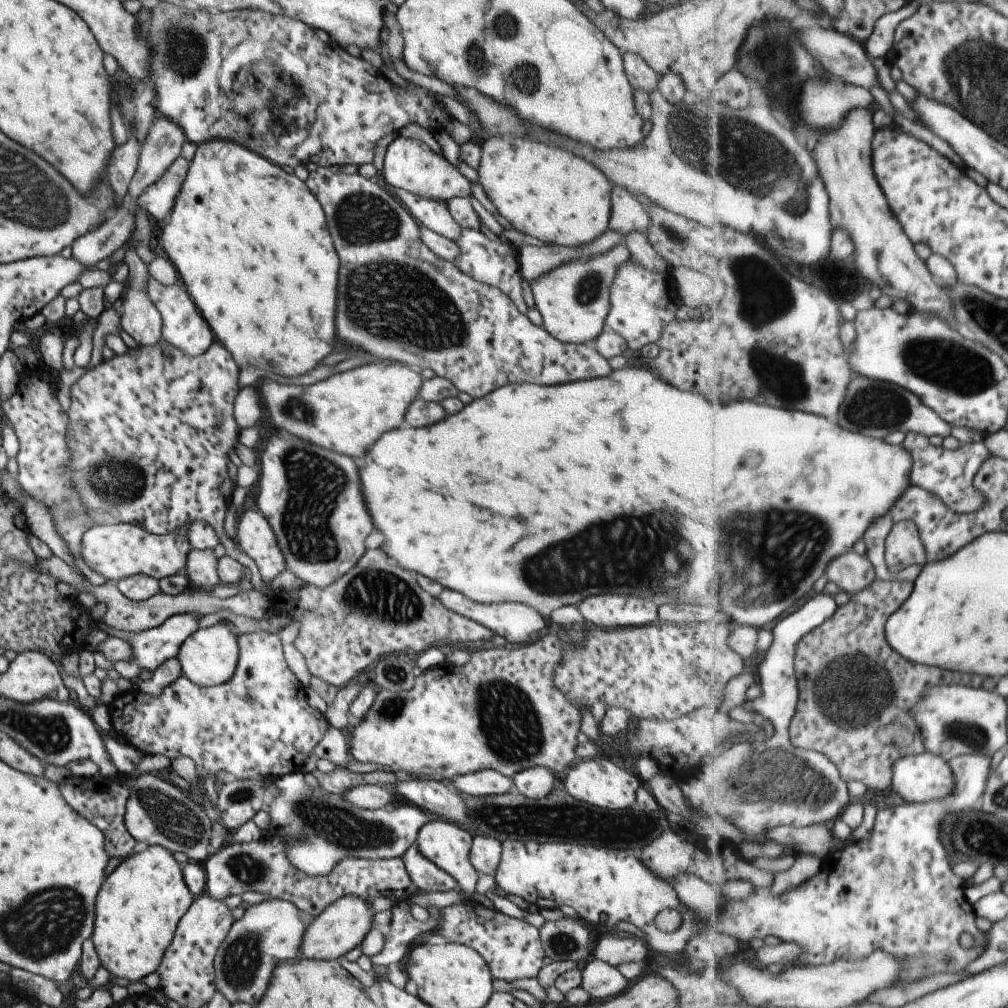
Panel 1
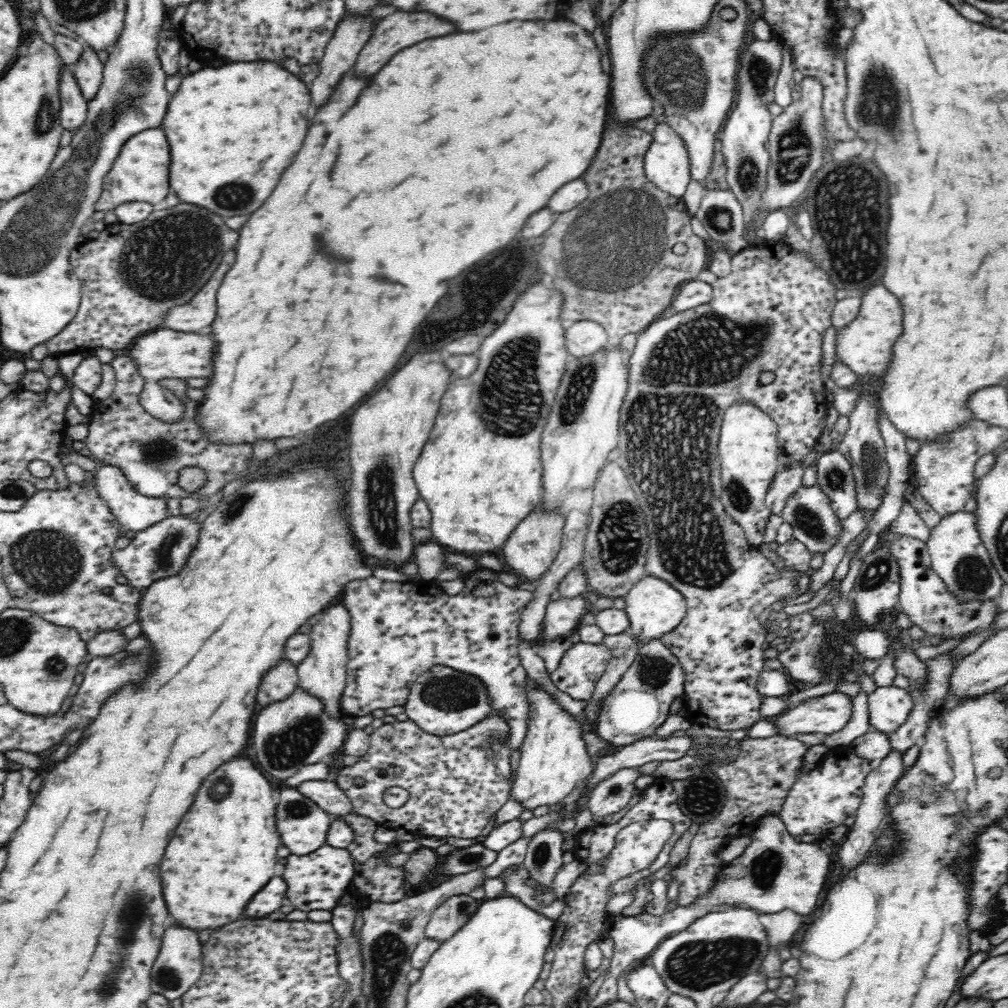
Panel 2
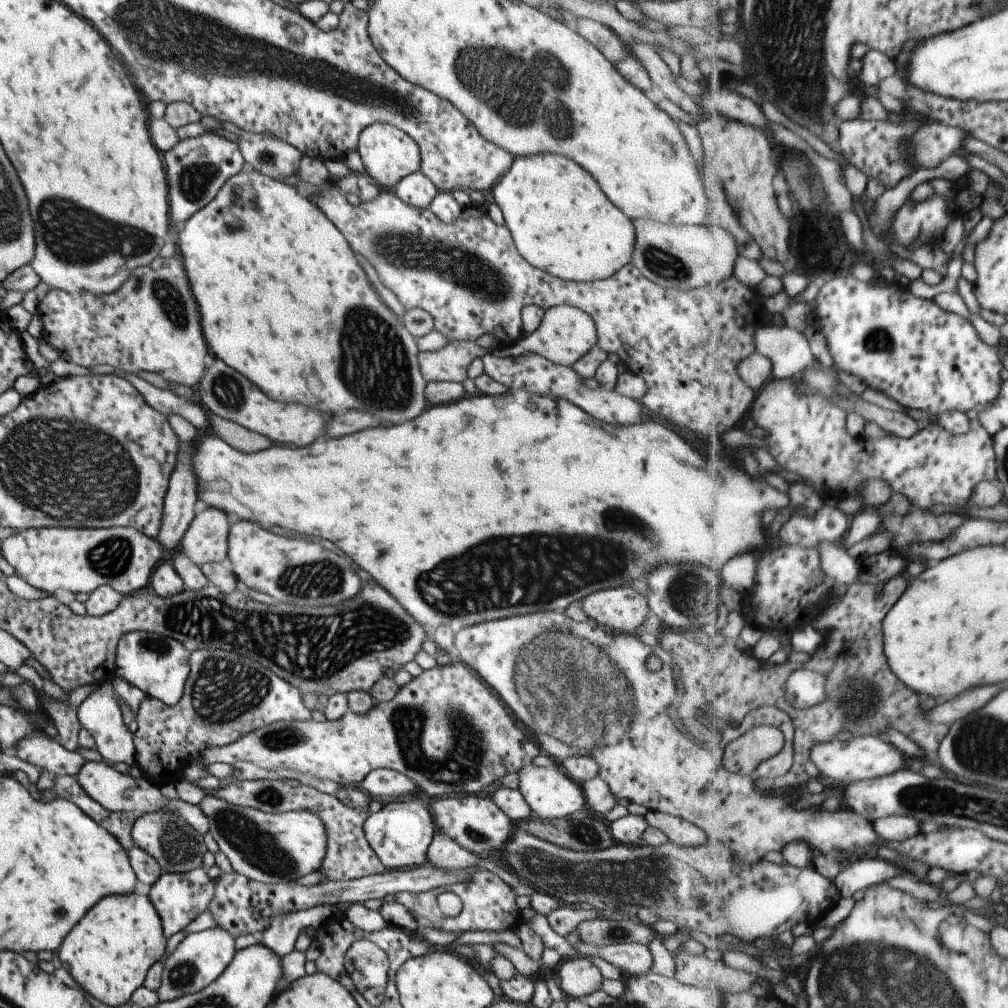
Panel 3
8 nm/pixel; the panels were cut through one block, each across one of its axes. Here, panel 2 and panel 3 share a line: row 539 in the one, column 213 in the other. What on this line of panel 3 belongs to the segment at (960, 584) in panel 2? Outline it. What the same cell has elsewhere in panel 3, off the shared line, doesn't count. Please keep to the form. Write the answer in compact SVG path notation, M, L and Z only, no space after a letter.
M219 927L186 934L175 950L162 960L161 982L155 990L158 1003L173 1000L181 995L193 994L211 984L233 958L233 940L231 934Z

